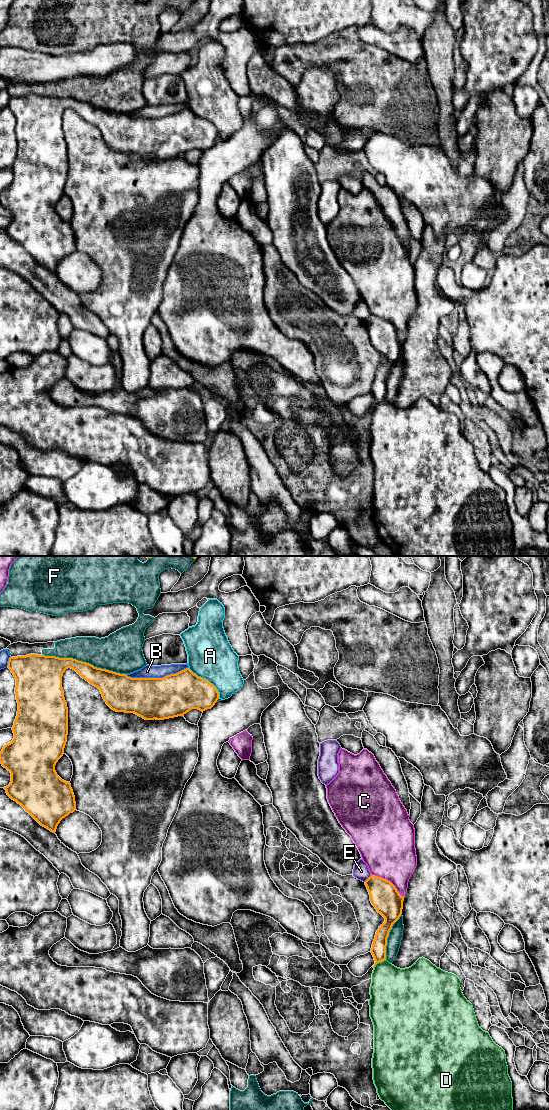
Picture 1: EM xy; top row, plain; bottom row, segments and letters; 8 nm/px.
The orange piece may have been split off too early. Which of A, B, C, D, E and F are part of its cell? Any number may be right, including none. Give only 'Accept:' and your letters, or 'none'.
Accept: E

